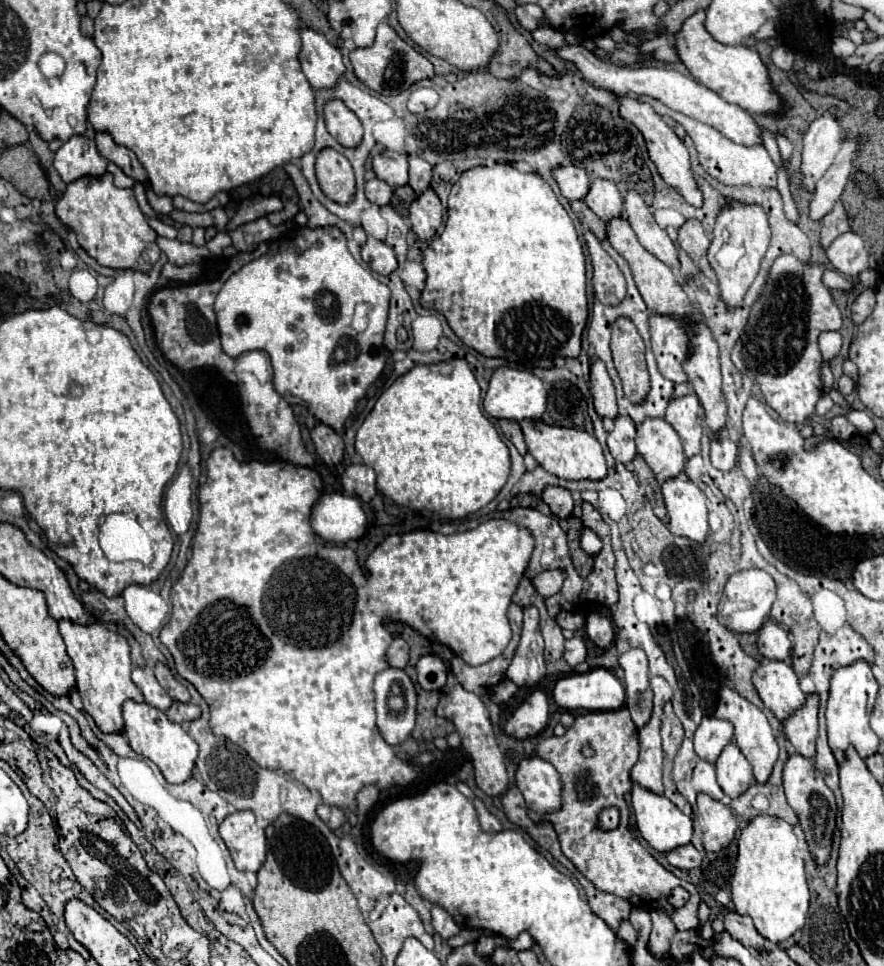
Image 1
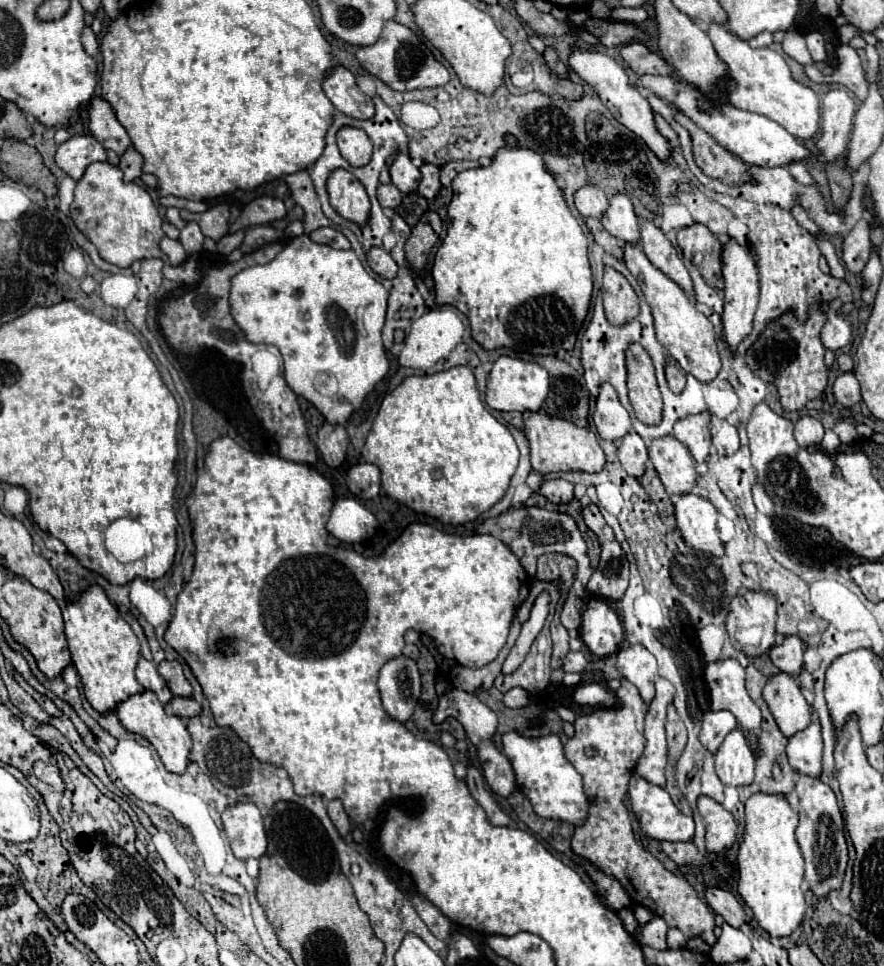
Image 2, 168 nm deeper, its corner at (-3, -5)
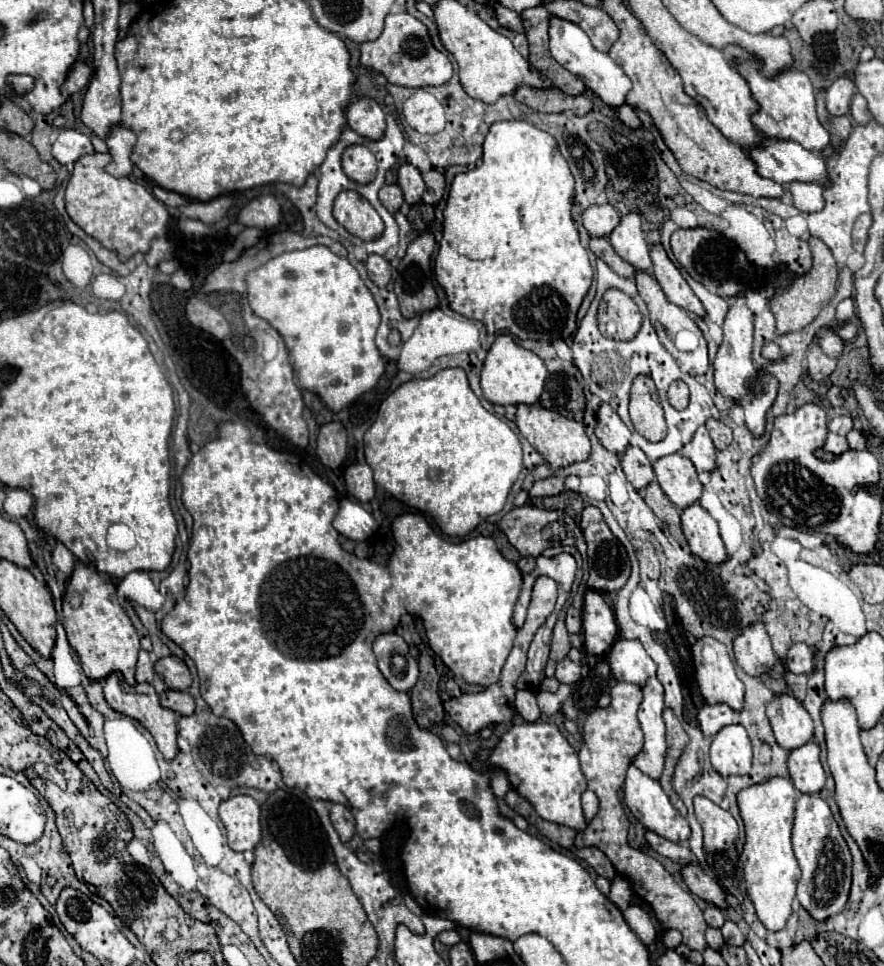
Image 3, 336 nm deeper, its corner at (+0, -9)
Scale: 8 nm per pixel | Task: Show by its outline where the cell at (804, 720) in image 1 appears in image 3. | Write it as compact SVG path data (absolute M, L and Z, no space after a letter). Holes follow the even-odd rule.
M808 741L806 745L792 749L788 755L788 771L794 787L802 793L818 793L824 783L826 775L818 759L818 743Z

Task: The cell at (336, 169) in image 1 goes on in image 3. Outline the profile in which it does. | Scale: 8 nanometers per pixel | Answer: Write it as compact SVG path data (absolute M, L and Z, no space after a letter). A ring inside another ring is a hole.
M340 191L334 201L336 221L360 239L376 239L384 231L384 223L374 207L356 191Z

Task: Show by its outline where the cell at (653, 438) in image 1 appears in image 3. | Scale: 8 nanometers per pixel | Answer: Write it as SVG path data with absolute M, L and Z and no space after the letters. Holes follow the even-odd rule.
M680 453L666 455L652 463L656 479L662 491L676 507L688 507L696 503L702 495L702 483L698 481L696 469L690 459L682 457Z

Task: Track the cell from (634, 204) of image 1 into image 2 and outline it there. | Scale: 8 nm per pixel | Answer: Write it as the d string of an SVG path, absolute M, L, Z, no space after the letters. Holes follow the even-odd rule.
M641 221L641 247L647 255L647 259L663 271L669 279L673 279L689 297L693 297L693 285L691 277L679 259L675 247L669 243L669 239L663 235L659 227L655 227L651 221Z

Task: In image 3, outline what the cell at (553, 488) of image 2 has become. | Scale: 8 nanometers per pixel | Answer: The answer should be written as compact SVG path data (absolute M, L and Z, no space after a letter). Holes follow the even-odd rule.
M546 477L534 483L534 487L530 489L530 497L550 497L550 495L560 495L562 491L564 491L564 479Z

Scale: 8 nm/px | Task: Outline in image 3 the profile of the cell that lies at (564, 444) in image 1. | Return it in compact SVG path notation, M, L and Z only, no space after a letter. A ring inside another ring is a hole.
M538 403L536 405L518 405L514 423L520 429L520 433L530 441L530 445L544 457L544 461L550 469L568 467L572 463L586 461L590 457L590 439L584 431L584 425L562 417L556 411L548 411L548 409L540 407Z

